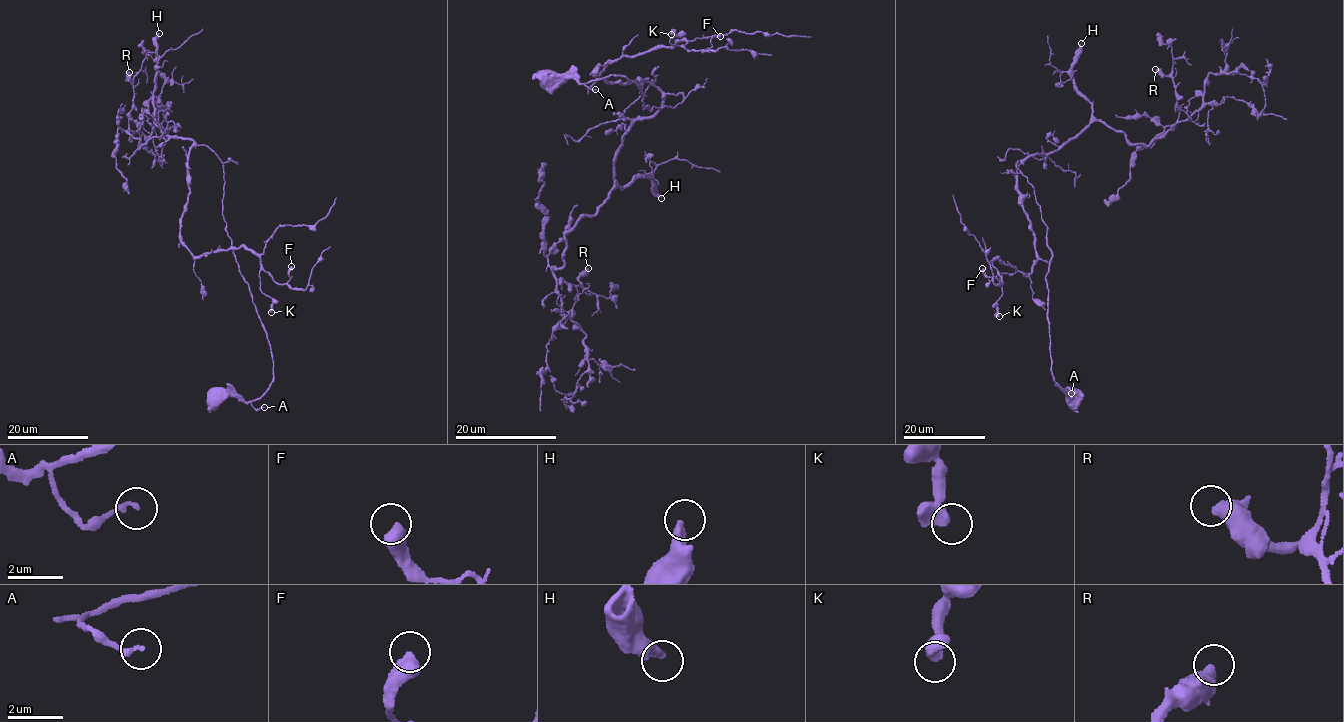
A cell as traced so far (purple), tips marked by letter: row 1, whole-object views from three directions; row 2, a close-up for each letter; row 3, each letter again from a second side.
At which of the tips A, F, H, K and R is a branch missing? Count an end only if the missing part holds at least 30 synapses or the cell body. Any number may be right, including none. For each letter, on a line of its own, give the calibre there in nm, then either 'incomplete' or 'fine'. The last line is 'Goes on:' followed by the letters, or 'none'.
A: 190 nm thick; fine
F: 550 nm thick; fine
H: 360 nm thick; incomplete
K: 360 nm thick; fine
R: 550 nm thick; fine
Goes on: H

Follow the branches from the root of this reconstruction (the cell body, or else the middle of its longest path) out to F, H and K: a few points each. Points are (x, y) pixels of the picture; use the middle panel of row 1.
F: (545, 79), (625, 77), (645, 109), (675, 108), (681, 93), (596, 76), (720, 36)
H: (545, 79), (625, 77), (651, 111), (681, 93), (631, 121), (614, 164), (623, 189), (647, 177), (661, 198)
K: (545, 79), (625, 77), (645, 109), (675, 108), (681, 93), (596, 76), (686, 44), (671, 34)

